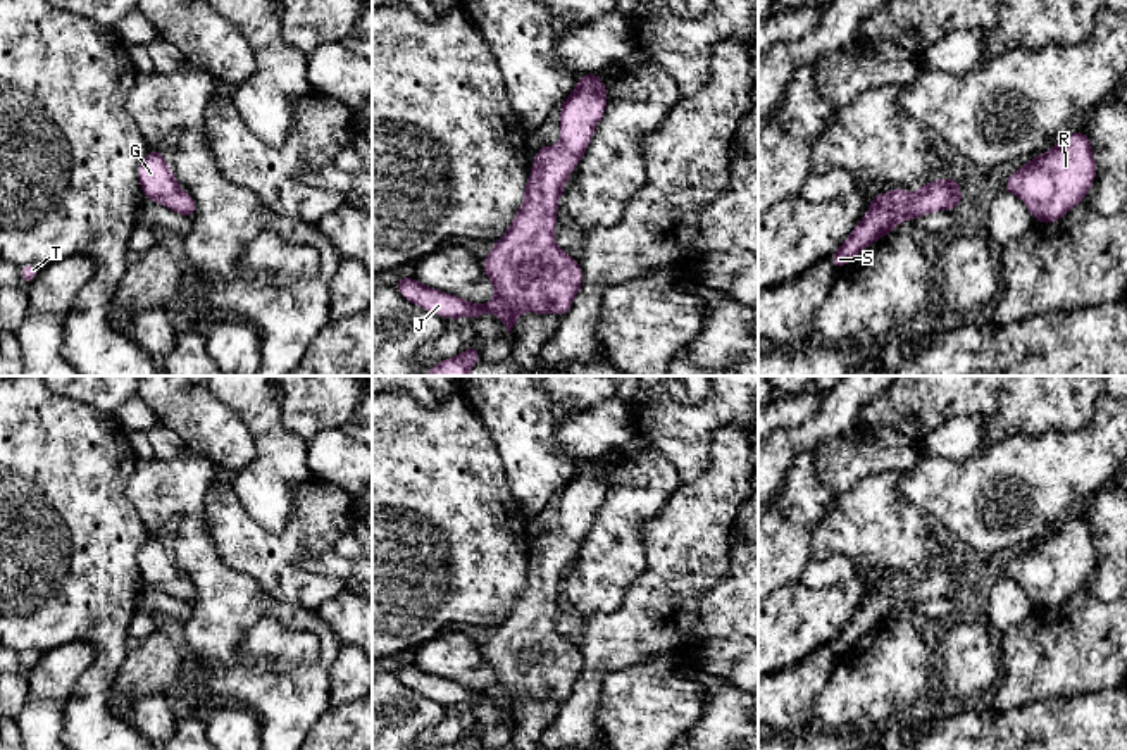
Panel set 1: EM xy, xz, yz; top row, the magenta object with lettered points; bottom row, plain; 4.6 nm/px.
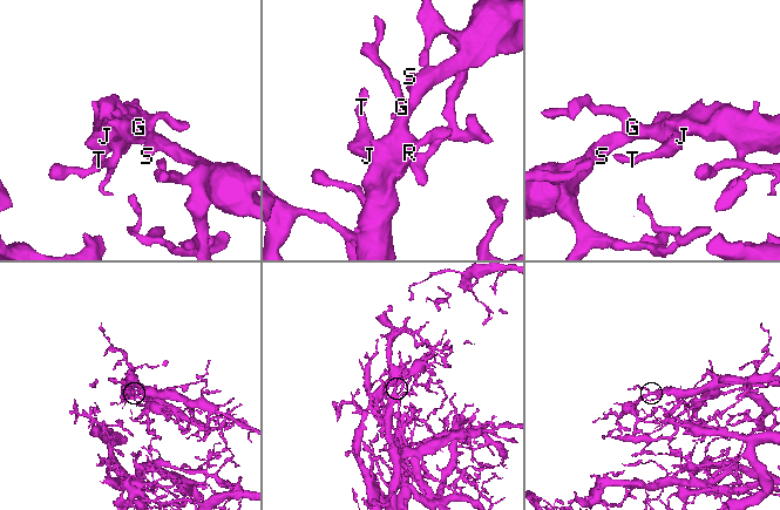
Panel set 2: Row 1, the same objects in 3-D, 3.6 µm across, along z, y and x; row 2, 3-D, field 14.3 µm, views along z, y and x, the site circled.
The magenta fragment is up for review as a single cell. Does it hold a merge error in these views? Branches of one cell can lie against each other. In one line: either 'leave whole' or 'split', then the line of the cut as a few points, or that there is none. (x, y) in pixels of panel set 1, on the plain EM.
leave whole; no cut

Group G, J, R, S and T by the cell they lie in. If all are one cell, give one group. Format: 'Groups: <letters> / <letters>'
Groups: G J R S T

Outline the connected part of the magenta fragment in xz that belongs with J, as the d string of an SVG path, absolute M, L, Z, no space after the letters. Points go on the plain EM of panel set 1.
M588 459L577 464L576 474L560 490L560 531L541 531L536 536L529 566L524 571L522 591L507 619L493 629L491 640L481 645L484 660L495 672L491 688L467 688L457 681L420 671L412 660L400 664L395 676L410 690L446 705L477 705L489 697L505 710L508 721L522 697L532 700L555 700L560 703L565 702L581 676L582 653L581 648L562 638L555 628L558 584L564 581L564 574L569 569L572 557L588 536L595 516L605 502L607 488L608 476L598 459Z

